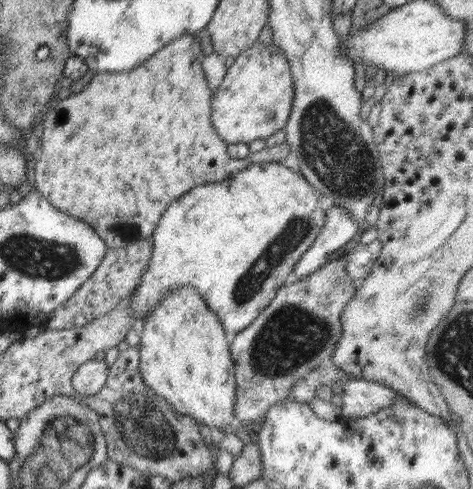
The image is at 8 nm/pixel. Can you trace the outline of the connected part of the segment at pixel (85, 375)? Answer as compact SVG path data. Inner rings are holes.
M88 360L72 376L72 386L83 395L98 394L108 378L109 367L103 360Z

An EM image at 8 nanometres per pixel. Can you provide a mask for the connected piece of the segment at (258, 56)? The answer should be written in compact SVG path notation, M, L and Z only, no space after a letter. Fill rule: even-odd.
M254 44L242 52L234 65L227 69L223 82L214 89L210 121L218 136L228 145L250 144L256 139L267 139L285 128L294 100L293 79L281 48L274 44L262 47Z

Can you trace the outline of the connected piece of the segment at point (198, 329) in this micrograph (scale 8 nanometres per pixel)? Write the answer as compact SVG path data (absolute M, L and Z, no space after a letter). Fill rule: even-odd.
M182 286L178 290L168 292L160 300L160 306L154 312L150 312L150 316L146 316L140 326L143 328L140 334L140 346L138 346L140 374L146 386L152 388L158 396L162 396L174 410L190 416L197 423L218 428L225 433L235 432L236 379L234 361L230 357L230 340L218 316L202 300L198 290L190 286Z

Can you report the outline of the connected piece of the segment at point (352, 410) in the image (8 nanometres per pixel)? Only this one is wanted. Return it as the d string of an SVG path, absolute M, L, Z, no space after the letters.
M348 378L343 385L342 417L366 417L394 403L400 395L391 387L364 379Z

